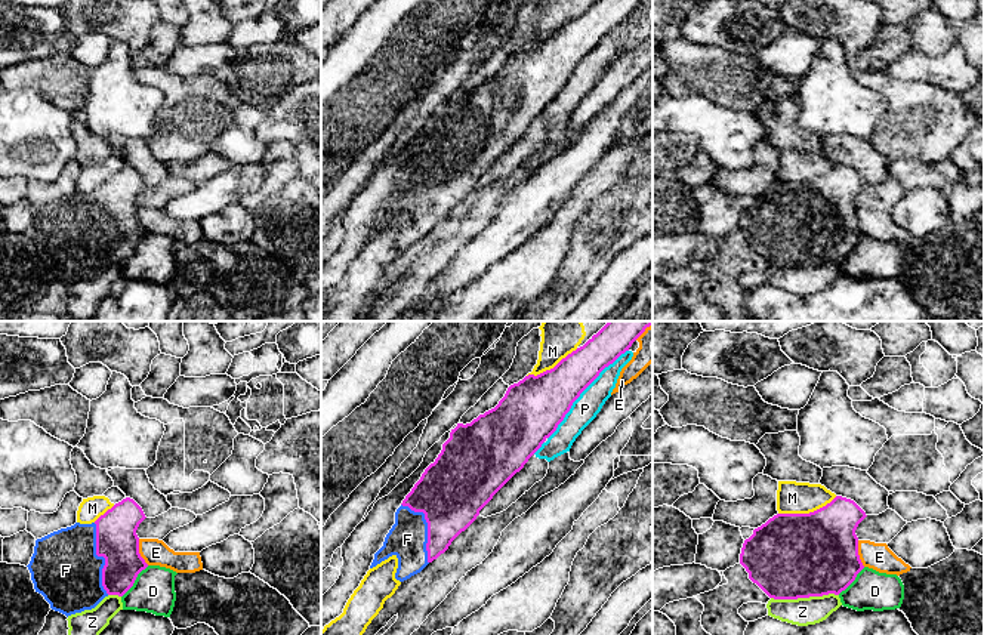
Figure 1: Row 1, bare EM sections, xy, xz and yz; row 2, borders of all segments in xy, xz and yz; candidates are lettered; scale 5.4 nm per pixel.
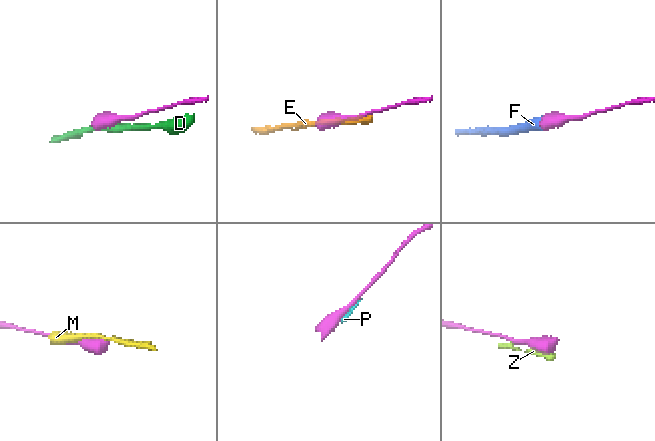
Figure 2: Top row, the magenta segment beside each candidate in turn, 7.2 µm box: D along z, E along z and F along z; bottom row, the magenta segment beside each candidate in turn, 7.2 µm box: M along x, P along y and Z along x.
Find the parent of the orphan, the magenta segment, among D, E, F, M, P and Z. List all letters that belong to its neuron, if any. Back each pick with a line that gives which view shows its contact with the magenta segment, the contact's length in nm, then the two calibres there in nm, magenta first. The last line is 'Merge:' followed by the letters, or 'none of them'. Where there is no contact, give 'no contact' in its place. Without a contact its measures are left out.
F: contact in xy; length 400 nm; calibres 220 and 380 nm
Merge: F

